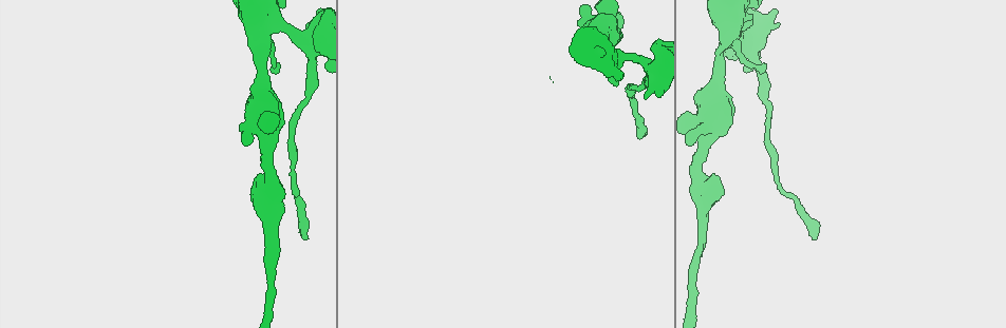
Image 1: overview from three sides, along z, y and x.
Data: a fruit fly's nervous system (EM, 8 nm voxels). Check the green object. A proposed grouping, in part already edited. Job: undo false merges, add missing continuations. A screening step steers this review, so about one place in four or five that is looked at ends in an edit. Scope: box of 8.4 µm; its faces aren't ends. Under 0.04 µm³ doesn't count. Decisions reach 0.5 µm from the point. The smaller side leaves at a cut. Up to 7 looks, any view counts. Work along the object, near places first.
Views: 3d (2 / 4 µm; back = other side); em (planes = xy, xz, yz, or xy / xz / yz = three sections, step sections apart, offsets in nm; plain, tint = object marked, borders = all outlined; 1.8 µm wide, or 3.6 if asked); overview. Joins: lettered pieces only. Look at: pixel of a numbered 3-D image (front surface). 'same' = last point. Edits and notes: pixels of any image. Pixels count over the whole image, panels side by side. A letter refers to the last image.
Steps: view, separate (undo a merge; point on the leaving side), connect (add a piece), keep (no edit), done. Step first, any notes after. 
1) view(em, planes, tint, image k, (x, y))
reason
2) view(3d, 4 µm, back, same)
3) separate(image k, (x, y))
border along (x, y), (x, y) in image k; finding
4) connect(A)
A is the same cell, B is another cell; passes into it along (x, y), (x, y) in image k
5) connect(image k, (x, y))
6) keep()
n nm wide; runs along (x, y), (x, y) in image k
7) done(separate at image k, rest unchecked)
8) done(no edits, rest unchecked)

view(em, 3.6 µm, planes, tint, image 1, (270, 180))
calibre changes

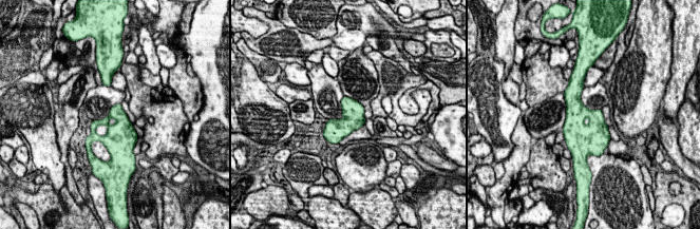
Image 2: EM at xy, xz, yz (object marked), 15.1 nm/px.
view(em, 3.6 µm, planes, borders, same)
see the neighbours

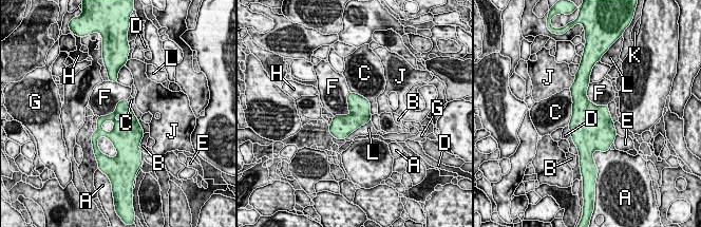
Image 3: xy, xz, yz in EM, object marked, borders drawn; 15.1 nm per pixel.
keep()
A, B, C, D, E, F, G, H, J, K and L are other cells; border along (351, 92), (349, 113), (334, 116) in image 3; one neuron here

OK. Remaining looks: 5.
view(em, yz, step 4, tint, image 1, (765, 65))
an open end

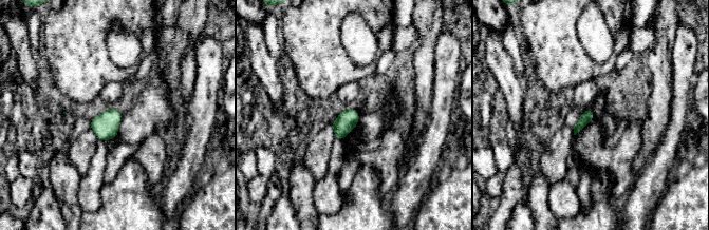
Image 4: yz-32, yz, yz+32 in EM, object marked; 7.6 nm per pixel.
view(em, planes, borders, same)

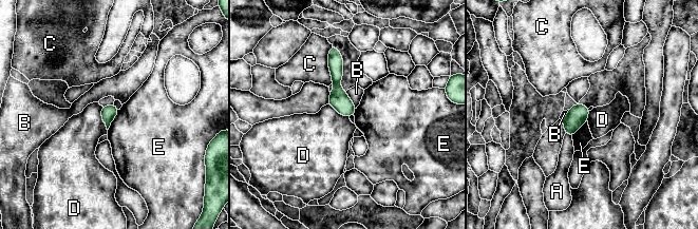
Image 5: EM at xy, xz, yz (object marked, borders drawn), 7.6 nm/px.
keep()
A, B, C, D and E are other cells; border along (120, 109), (108, 130) in image 5; no lettered piece goes on from it

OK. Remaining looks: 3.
view(3d, 4 µm, image 1, (813, 237))
end of a long branch

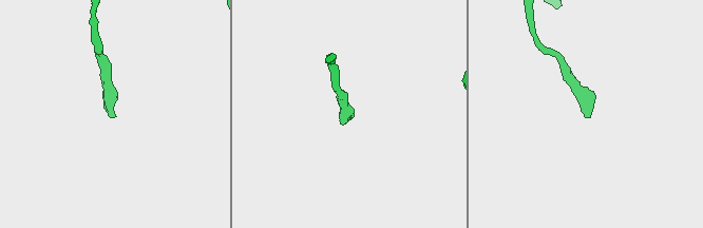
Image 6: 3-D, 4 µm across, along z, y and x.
view(em, planes, borders, image 6, (348, 115))
shape alone is not enough

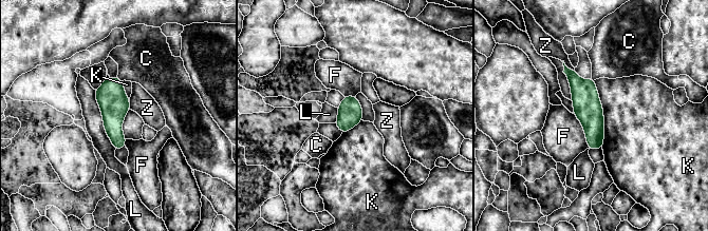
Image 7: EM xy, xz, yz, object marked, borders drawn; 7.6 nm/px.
keep()
190 nm wide; C, F, K, L and Z are other cells; border along (594, 80), (602, 107), (602, 149) in image 7; none of them fits

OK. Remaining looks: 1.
done(no edits, rest unchecked)

